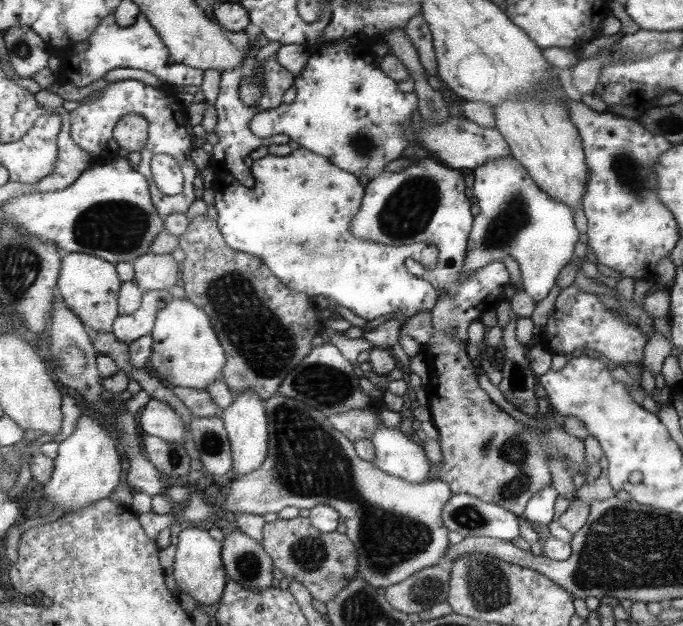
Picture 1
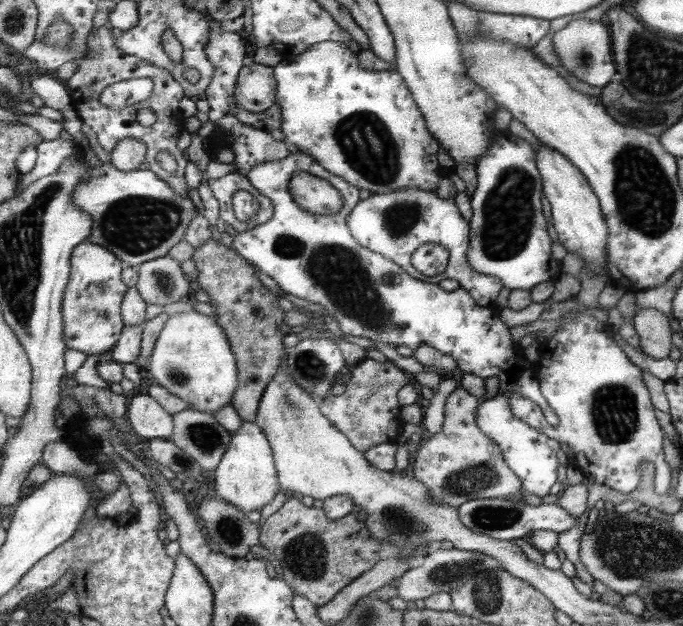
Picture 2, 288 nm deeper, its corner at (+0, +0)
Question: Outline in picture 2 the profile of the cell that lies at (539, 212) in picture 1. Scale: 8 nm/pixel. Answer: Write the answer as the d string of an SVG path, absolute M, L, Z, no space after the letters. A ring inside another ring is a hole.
M515 136L511 138L497 138L495 142L491 142L489 150L481 156L481 160L477 162L477 188L475 188L475 194L469 196L471 200L471 208L473 208L473 218L471 218L471 248L467 250L467 266L471 270L475 270L477 274L483 274L483 276L497 276L501 280L501 284L505 288L509 288L511 292L513 290L531 290L543 282L551 282L551 280L557 280L559 274L561 274L561 262L553 260L551 258L551 240L549 240L549 234L545 230L545 218L541 214L541 174L537 174L537 162L533 162L533 152L531 152L531 146L525 142L525 140L519 140Z

